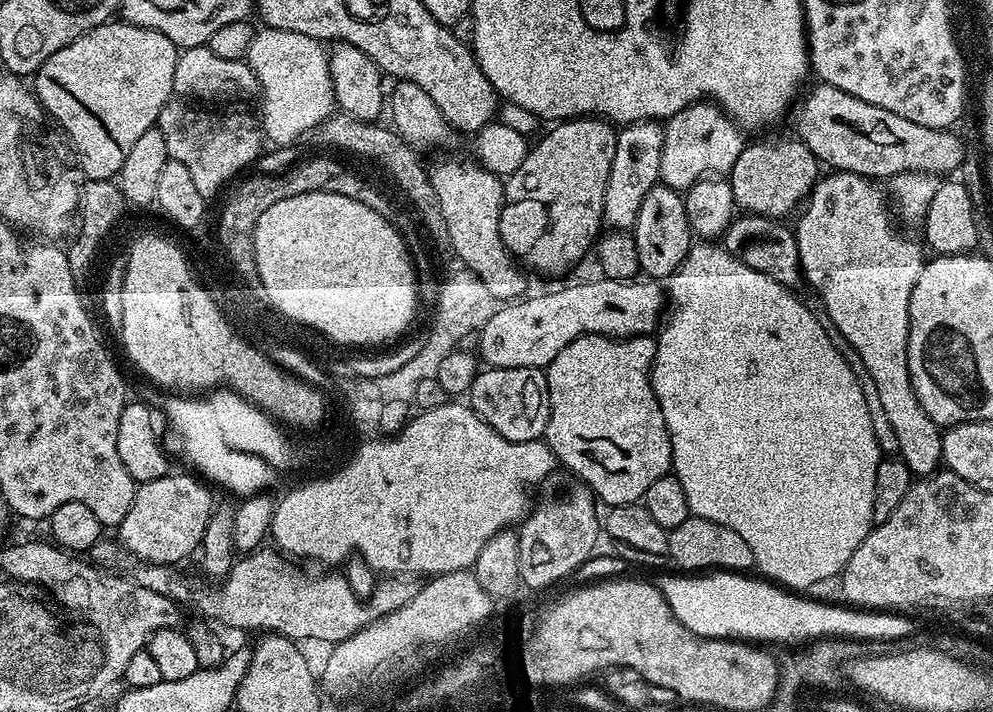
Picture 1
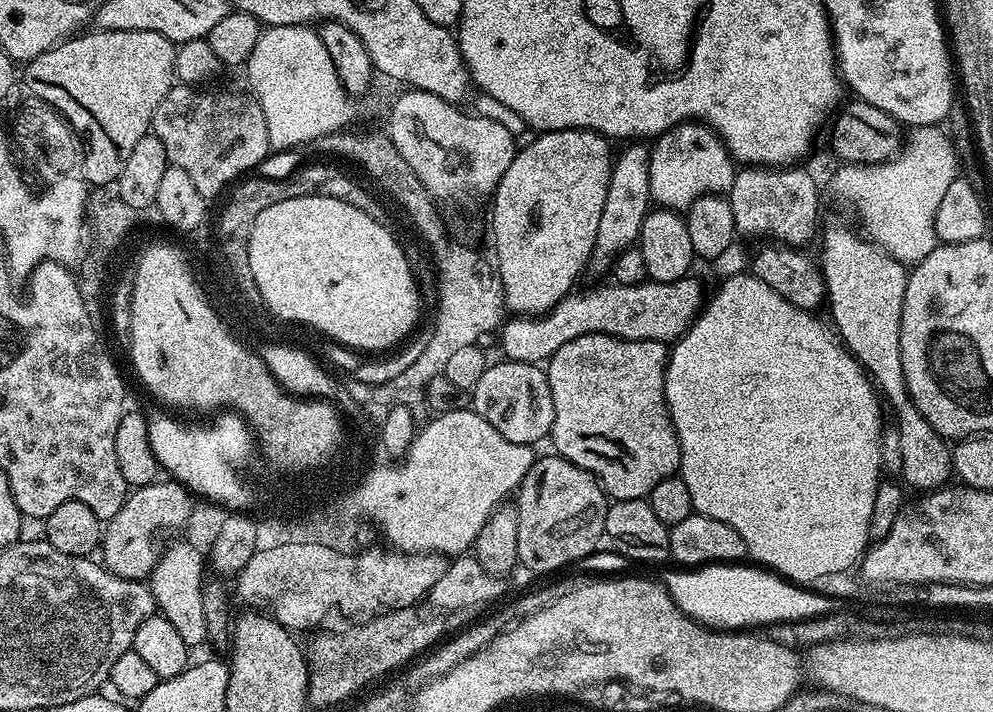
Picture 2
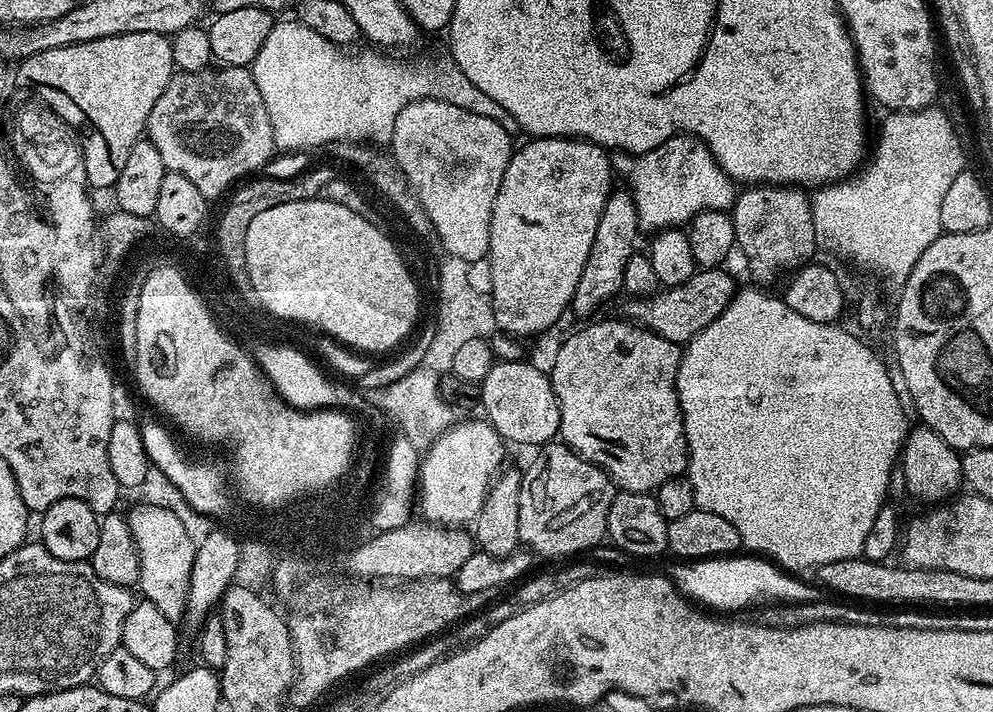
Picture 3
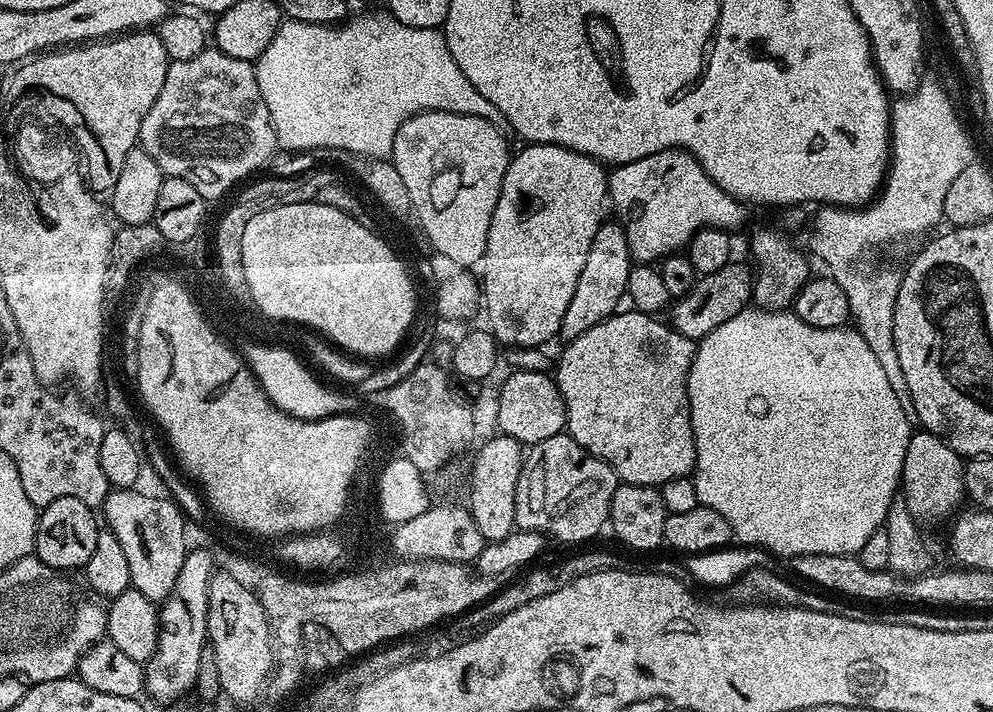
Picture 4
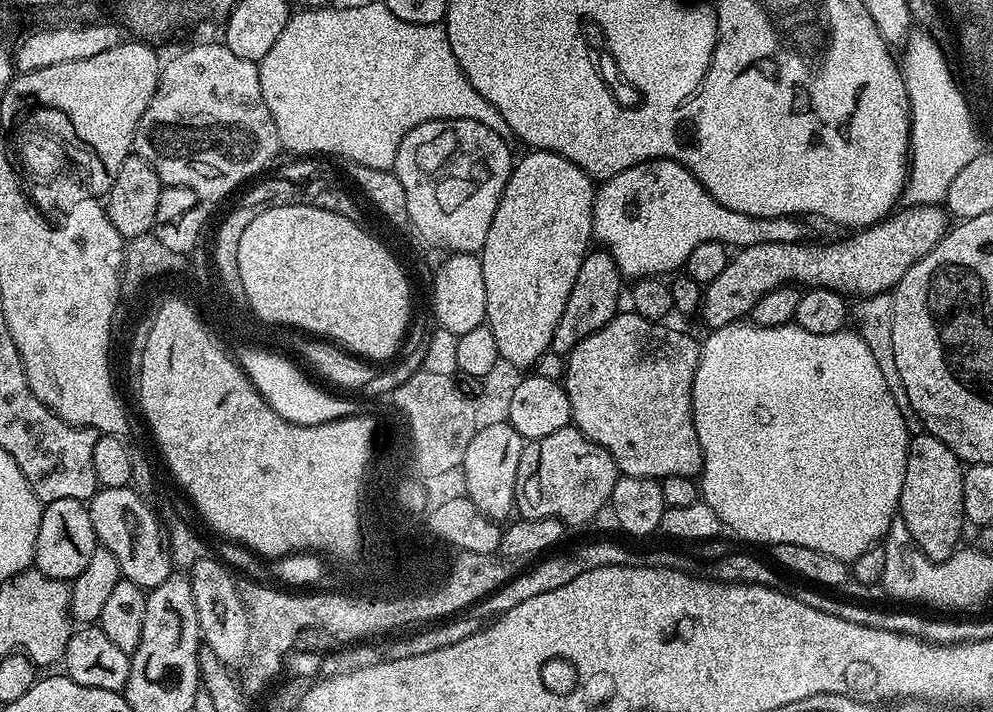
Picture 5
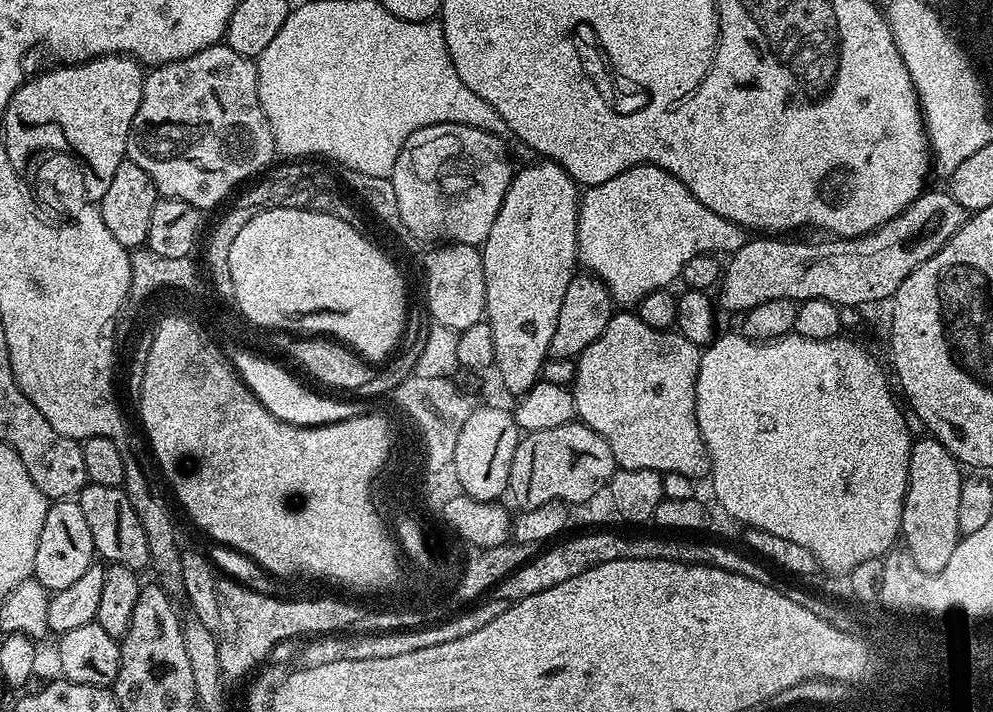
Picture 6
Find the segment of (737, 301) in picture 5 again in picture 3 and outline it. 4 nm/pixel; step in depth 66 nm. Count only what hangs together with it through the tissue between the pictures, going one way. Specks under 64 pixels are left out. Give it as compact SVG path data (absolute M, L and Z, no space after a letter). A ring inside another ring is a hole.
M723 267L698 270L686 282L682 282L682 286L661 287L647 298L629 299L623 315L641 328L648 328L670 342L687 345L692 337L710 326L710 322L714 322L718 314L722 314L722 310L726 310L726 306L730 306L730 302L735 298L738 284L732 281L730 273L724 271Z

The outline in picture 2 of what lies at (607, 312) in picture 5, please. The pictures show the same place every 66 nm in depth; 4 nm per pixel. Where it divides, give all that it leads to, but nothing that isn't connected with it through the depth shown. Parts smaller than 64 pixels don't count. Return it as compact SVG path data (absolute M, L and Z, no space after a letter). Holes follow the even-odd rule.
M632 142L621 147L612 162L610 186L606 190L606 203L602 206L602 218L598 221L598 238L592 251L591 271L607 273L613 260L639 241L642 222L650 211L650 148L644 142Z

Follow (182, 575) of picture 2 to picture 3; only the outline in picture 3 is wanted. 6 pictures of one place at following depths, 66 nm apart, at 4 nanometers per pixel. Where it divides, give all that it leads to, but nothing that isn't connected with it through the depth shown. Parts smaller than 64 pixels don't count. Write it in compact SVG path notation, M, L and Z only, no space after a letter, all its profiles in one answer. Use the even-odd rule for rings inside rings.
M143 502L137 505L132 513L127 513L126 519L140 559L139 595L158 606L168 620L183 621L188 607L188 587L191 571L194 570L197 541L186 530L183 519L170 509Z

